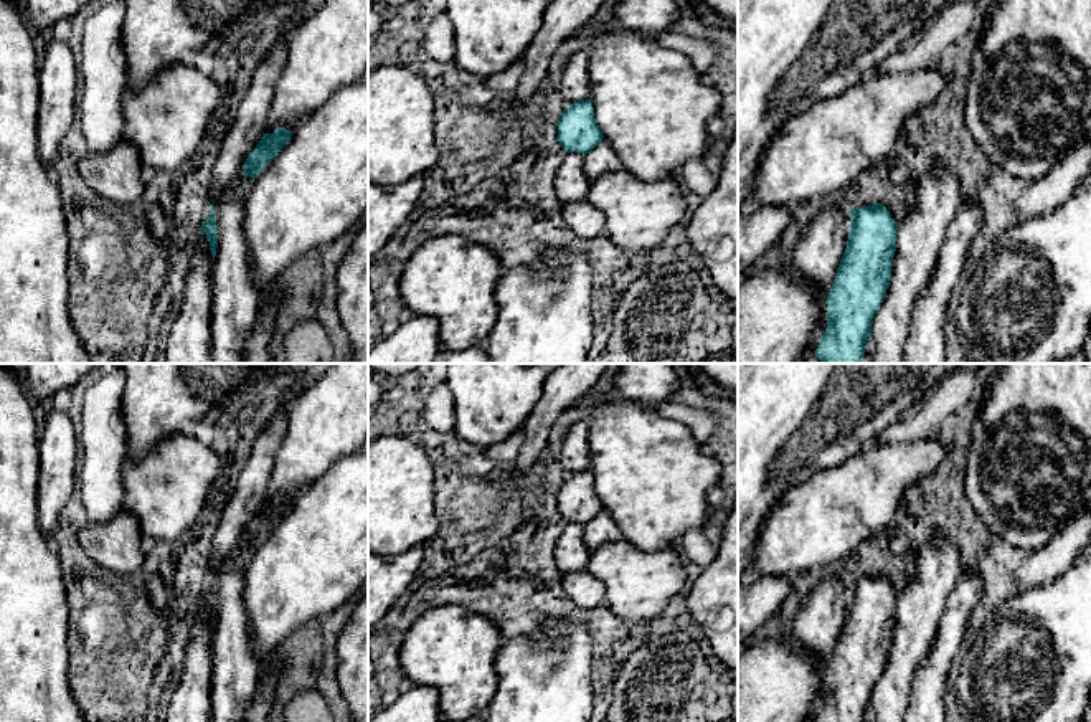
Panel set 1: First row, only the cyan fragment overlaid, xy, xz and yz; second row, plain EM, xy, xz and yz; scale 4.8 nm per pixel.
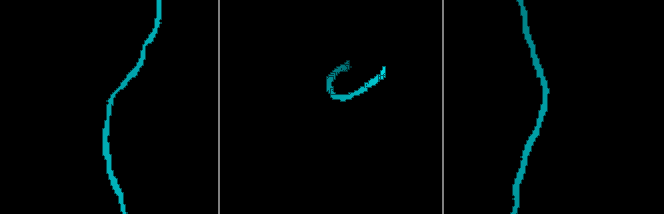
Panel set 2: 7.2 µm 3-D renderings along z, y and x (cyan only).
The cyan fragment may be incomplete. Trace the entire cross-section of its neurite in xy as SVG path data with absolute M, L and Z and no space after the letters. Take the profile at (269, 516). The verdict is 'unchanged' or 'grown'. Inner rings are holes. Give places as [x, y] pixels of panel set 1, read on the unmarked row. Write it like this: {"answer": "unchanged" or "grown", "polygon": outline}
{"answer": "unchanged", "polygon": "M277 497L272 504L262 504L256 519L248 525L243 544L256 549L261 540L284 519L290 511L292 501Z"}

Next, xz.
{"answer": "unchanged", "polygon": "M589 469L569 474L560 491L556 512L566 522L588 524L604 509L594 489L594 477Z"}

